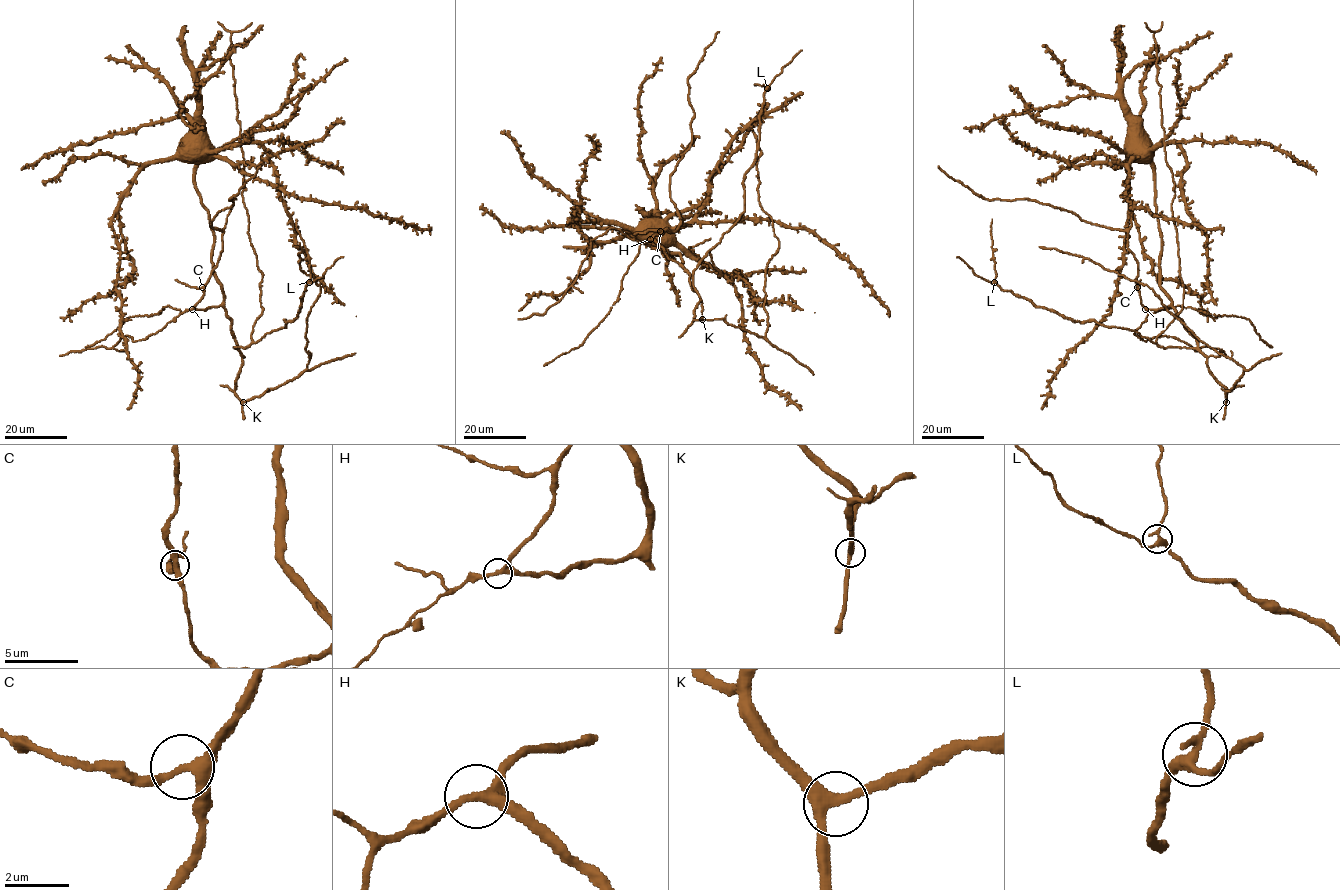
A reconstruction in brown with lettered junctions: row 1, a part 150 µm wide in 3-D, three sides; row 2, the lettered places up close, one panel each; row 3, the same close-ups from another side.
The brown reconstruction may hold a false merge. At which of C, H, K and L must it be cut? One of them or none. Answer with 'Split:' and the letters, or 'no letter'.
Split: no letter

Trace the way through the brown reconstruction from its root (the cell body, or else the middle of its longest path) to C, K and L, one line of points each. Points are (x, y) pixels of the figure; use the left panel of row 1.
C: (221, 287), (224, 300), (220, 305), (196, 309), (195, 305), (203, 294), (202, 287)
K: (221, 287), (231, 333), (242, 357), (235, 393), (243, 402)
L: (221, 287), (235, 348), (245, 348), (297, 316), (309, 282)

